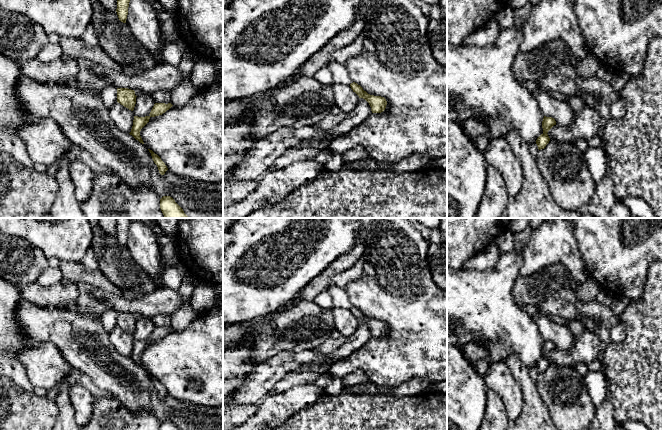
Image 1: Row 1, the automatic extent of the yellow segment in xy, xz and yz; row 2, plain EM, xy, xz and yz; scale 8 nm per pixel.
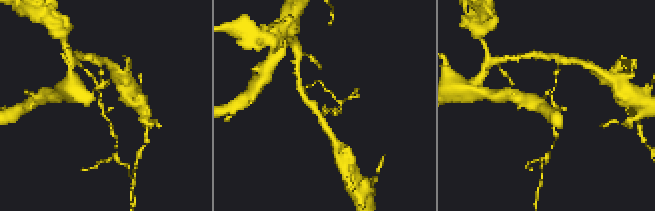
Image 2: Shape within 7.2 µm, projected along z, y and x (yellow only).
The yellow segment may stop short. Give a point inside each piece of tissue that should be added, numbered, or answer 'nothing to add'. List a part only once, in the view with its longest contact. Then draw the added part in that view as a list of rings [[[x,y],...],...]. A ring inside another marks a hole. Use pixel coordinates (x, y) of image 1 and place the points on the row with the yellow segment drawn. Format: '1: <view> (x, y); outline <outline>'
nothing to add

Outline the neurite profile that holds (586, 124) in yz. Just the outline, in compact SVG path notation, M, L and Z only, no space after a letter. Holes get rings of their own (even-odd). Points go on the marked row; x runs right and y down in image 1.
M587 106L575 113L575 118L571 126L565 127L556 124L547 134L550 140L554 140L557 143L574 144L578 139L588 141L595 135L598 135L600 125L600 114L594 108Z

